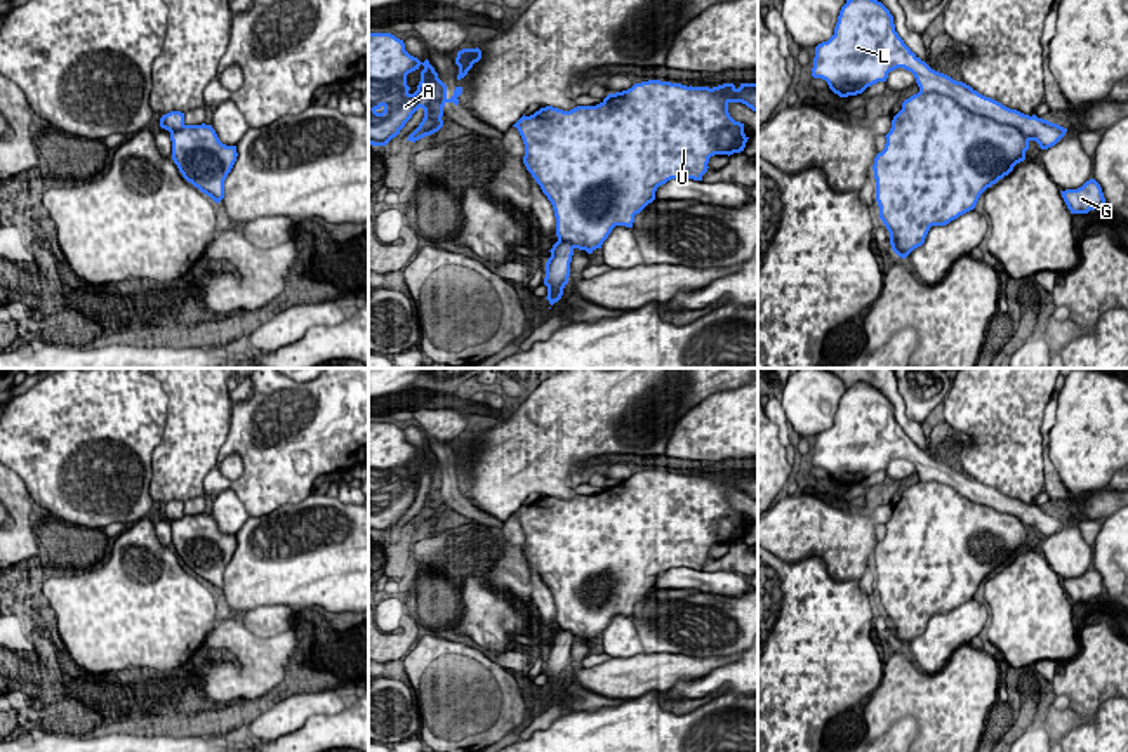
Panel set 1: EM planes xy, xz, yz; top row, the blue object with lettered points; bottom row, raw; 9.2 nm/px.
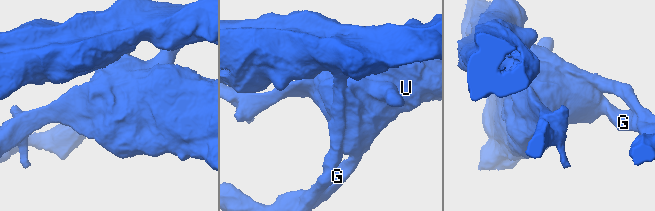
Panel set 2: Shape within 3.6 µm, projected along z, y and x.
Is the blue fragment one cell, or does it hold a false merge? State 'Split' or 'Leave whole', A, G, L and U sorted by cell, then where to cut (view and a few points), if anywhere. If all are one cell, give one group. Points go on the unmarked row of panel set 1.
Leave whole. Groups: A G L U. No split

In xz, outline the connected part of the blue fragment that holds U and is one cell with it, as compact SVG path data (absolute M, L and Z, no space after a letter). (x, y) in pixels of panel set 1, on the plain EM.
M648 469L608 483L596 495L570 500L546 495L513 514L525 533L523 552L556 606L558 630L549 639L544 667L551 695L561 688L568 672L575 637L593 643L615 615L633 617L634 604L655 589L659 575L681 566L702 570L711 545L744 540L749 526L744 512L730 505L730 491L758 500L758 472L709 478Z

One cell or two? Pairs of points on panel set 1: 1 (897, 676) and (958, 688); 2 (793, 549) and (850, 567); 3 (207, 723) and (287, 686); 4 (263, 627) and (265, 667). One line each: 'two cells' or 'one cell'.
1: one cell
2: one cell
3: one cell
4: two cells

